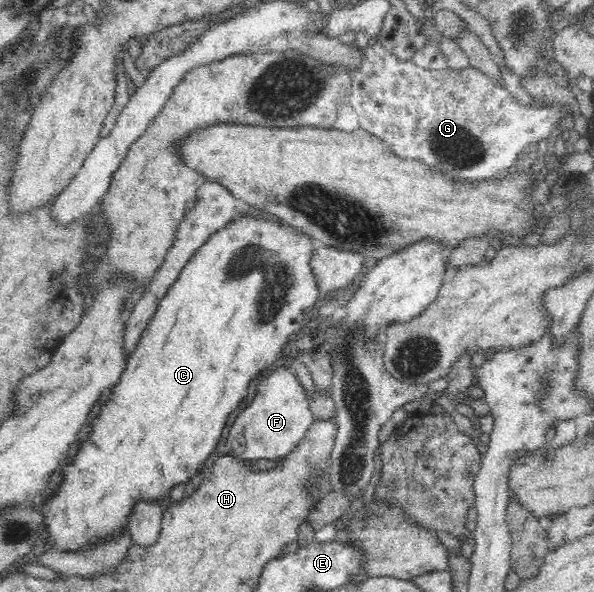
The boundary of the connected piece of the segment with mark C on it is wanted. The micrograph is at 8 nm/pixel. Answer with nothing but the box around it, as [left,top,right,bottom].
[42,214,320,552]

